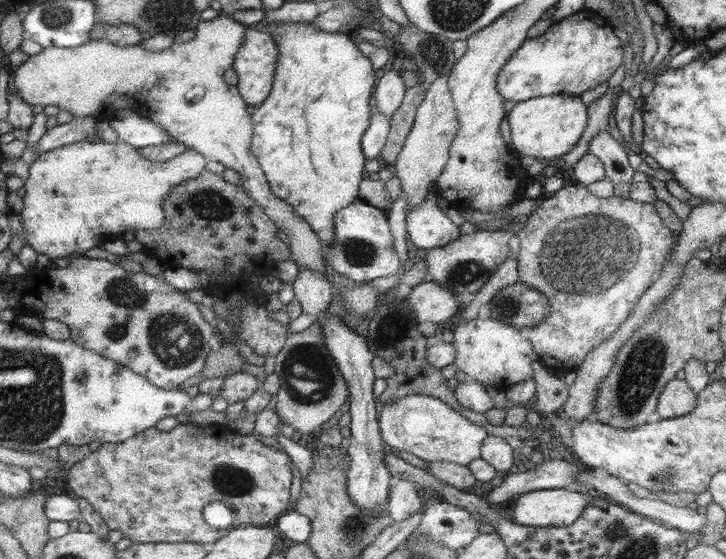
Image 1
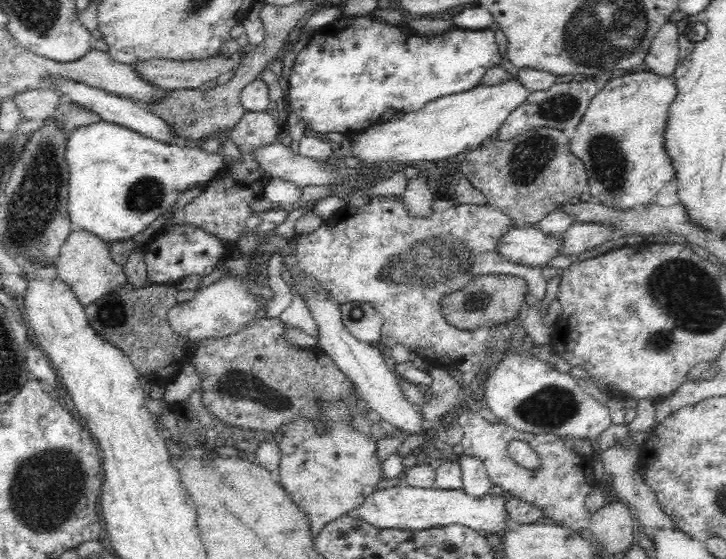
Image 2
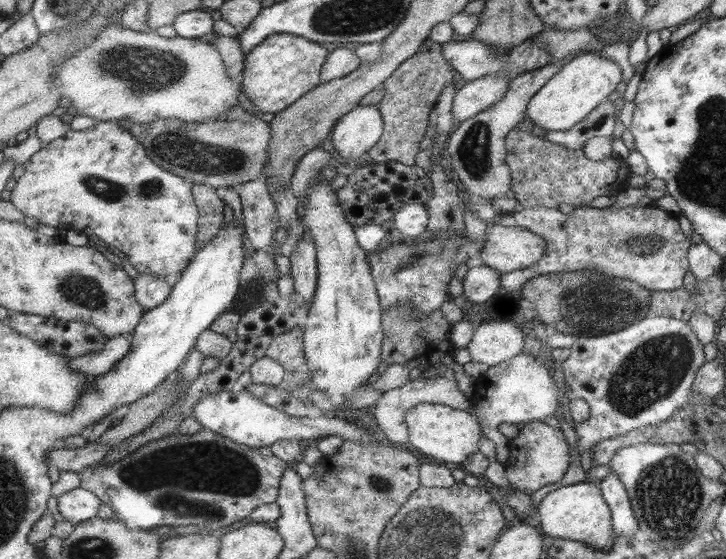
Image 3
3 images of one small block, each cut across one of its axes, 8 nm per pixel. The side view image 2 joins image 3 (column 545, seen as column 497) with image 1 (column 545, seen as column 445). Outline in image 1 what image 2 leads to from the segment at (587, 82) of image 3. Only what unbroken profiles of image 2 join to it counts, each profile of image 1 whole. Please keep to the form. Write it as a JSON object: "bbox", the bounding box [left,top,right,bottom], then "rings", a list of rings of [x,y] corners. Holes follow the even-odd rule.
{"bbox":[507,95,589,158],"rings":[[[552,95],[539,96],[534,99],[525,100],[523,102],[511,105],[510,115],[507,116],[508,125],[511,134],[511,147],[521,156],[531,156],[531,158],[555,158],[565,155],[569,152],[574,144],[578,142],[585,130],[585,122],[589,122],[589,112],[585,110],[585,106],[581,104],[579,95]]]}

